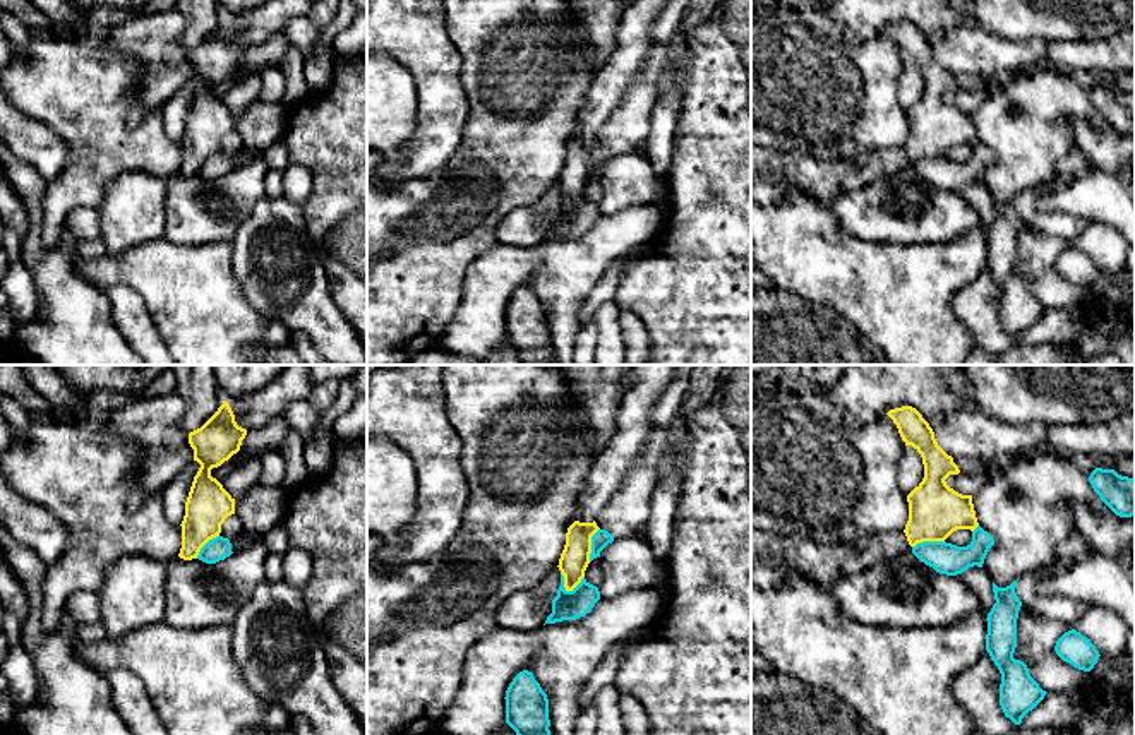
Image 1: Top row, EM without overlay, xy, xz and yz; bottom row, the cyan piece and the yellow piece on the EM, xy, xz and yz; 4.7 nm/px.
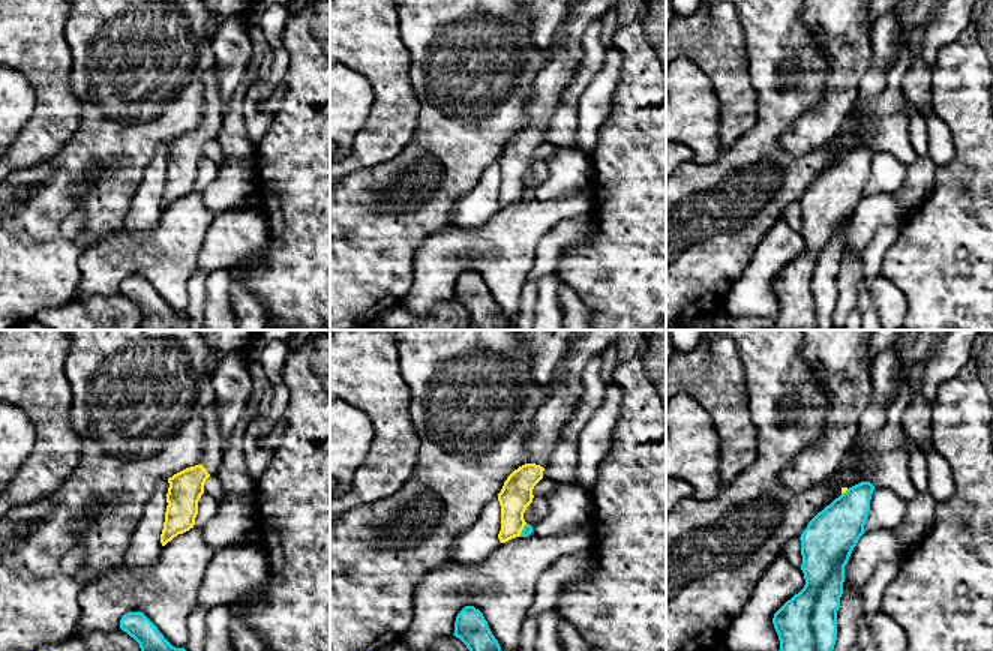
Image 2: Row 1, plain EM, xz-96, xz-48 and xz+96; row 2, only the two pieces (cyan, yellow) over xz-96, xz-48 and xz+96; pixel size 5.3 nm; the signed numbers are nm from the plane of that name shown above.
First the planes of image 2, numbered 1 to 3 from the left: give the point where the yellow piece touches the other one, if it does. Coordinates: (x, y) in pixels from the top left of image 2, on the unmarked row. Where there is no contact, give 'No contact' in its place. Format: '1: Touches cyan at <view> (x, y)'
1: No contact
2: Touches cyan at xz-48 (522, 194)
3: Touches cyan at xz+96 (846, 155)

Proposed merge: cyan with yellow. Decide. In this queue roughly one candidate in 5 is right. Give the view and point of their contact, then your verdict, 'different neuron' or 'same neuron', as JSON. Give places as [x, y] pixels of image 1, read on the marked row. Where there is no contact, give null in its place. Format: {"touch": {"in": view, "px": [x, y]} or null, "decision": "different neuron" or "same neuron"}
{"touch": {"in": "xz", "px": [576, 586]}, "decision": "different neuron"}

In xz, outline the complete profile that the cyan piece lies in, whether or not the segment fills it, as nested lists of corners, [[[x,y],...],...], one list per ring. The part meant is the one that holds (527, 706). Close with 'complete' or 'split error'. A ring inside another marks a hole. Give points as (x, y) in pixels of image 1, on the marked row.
[[[519,672],[504,699],[506,723],[516,735],[550,735],[549,699],[531,672]]] | complete

